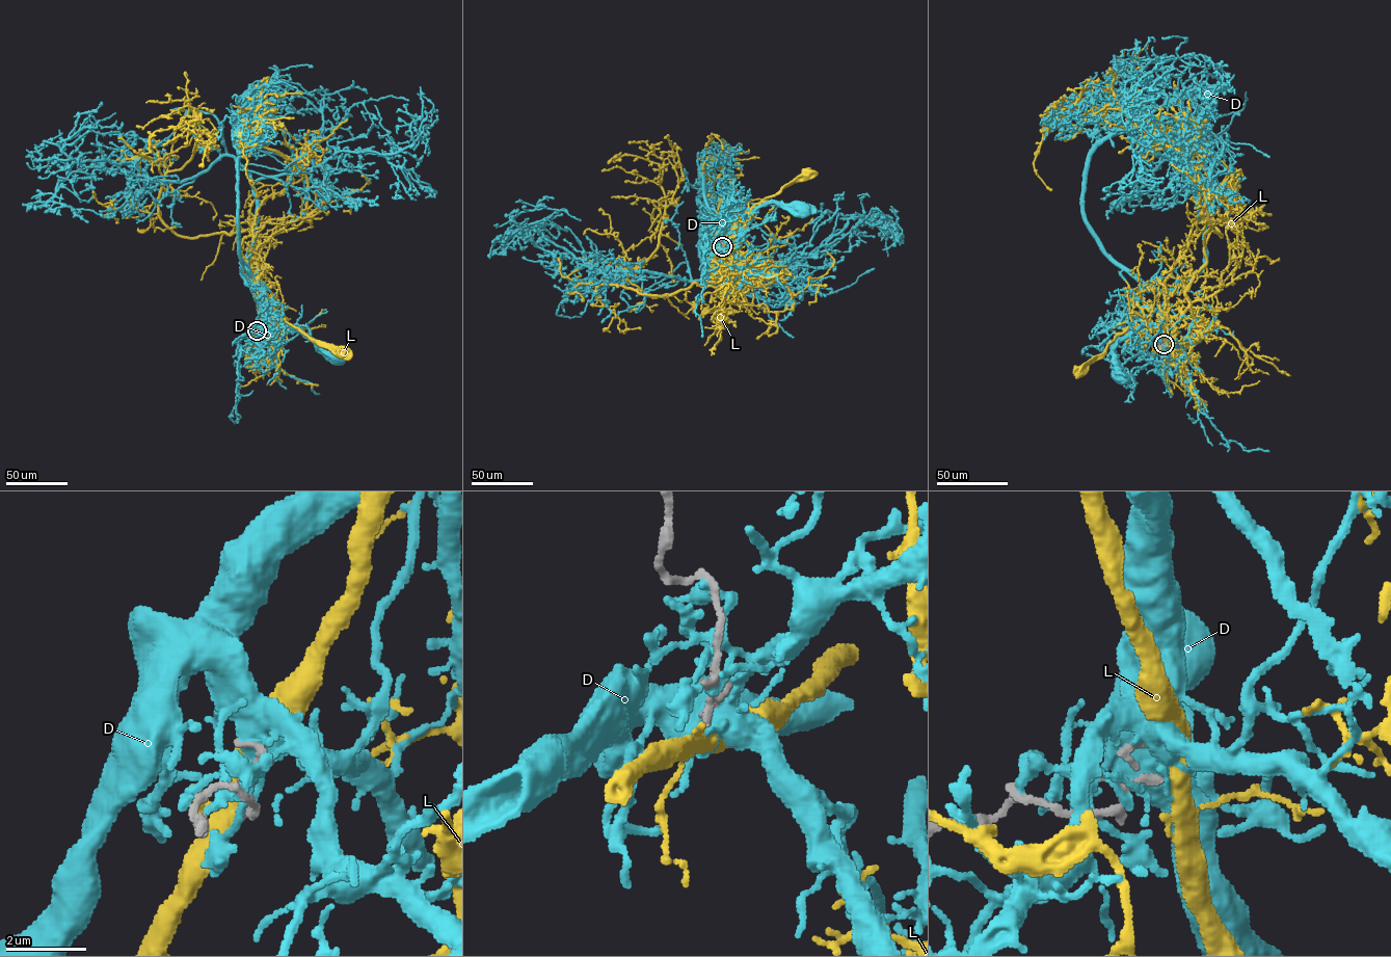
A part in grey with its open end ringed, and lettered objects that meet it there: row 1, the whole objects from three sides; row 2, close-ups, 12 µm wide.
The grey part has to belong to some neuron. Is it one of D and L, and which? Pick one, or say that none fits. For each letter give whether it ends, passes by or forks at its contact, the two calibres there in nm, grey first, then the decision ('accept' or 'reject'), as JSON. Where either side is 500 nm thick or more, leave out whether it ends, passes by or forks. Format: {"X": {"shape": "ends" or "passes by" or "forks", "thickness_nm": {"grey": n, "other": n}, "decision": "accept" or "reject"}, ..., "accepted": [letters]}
{"D": {"shape": "passes by", "thickness_nm": {"grey": 100, "other": 200}, "decision": "reject"}, "L": {"shape": "passes by", "thickness_nm": {"grey": 100, "other": 440}, "decision": "accept"}, "accepted": ["L"]}

